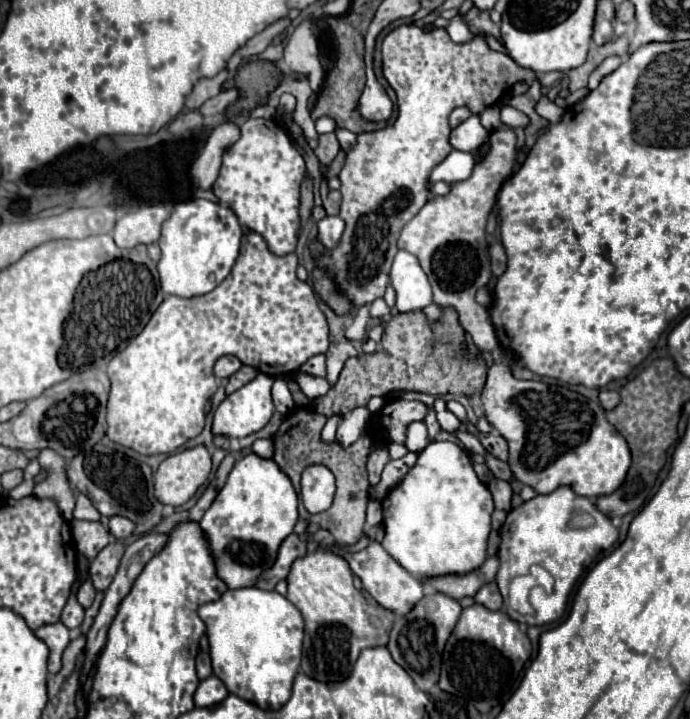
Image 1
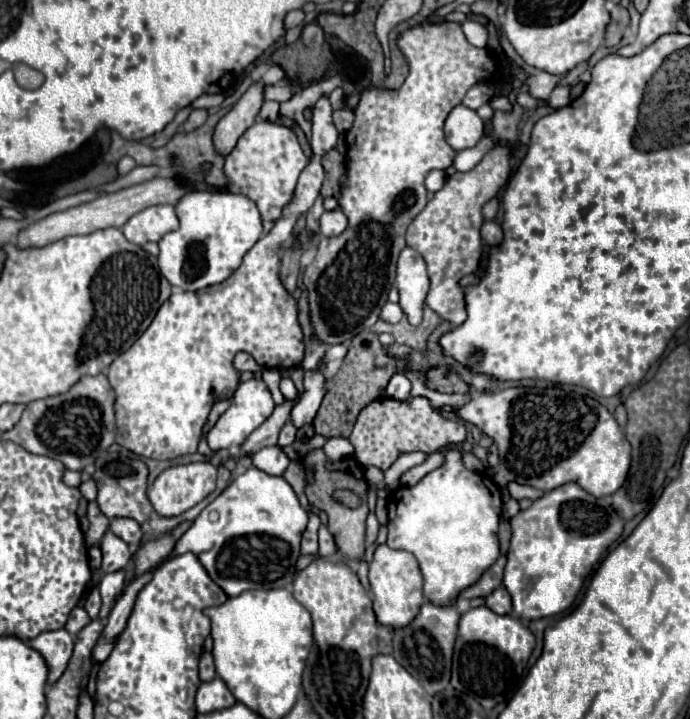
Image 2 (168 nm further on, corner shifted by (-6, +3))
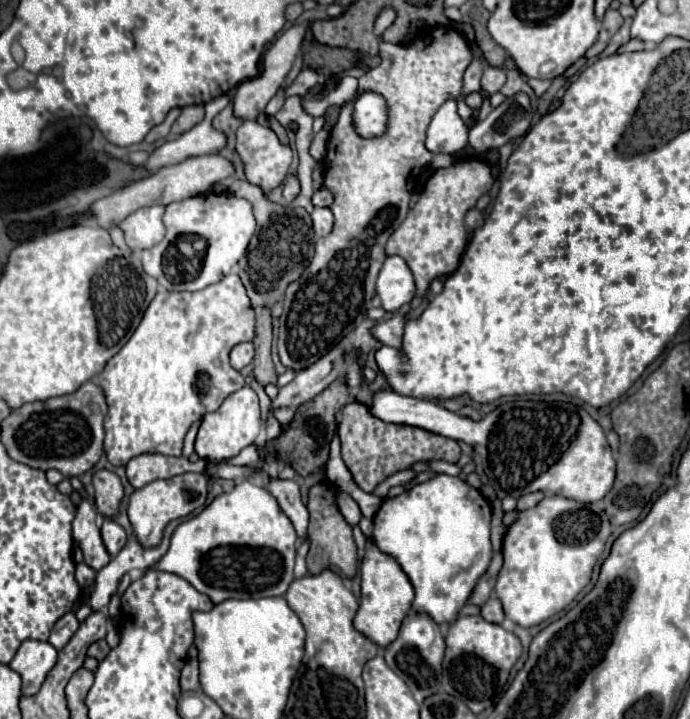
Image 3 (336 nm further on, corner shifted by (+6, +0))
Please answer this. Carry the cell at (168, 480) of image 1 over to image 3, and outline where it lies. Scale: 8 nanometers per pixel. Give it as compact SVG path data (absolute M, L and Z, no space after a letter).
M184 473L176 475L172 479L158 479L142 489L134 491L128 499L128 519L132 525L132 531L142 547L156 547L162 541L164 527L174 521L182 519L194 511L198 511L206 503L206 489L208 479L202 473Z

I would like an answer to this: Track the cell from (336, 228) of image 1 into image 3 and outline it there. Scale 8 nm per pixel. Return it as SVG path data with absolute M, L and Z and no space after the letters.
M314 207L312 221L314 221L314 233L318 237L324 237L324 235L328 235L332 231L334 217L332 217L332 211L328 207Z

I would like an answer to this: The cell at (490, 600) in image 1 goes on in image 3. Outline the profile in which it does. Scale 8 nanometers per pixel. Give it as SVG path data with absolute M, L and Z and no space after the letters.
M492 595L488 599L488 603L484 603L482 607L482 617L490 623L502 623L504 621L504 611L502 611L502 603L496 595Z

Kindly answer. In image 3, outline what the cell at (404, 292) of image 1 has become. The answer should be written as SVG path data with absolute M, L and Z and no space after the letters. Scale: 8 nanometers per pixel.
M392 255L384 261L376 281L376 293L382 299L382 307L390 313L412 301L416 295L414 277L402 257Z

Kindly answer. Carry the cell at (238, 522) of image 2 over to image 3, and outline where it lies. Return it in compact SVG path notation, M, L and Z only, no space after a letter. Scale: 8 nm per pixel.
M242 481L234 487L232 493L222 493L216 497L200 515L180 523L172 535L168 553L154 567L184 577L200 593L208 595L212 603L222 603L226 599L274 597L284 595L294 579L292 569L296 557L296 539L296 531L290 519L280 511L276 499L266 489L252 485L250 481Z

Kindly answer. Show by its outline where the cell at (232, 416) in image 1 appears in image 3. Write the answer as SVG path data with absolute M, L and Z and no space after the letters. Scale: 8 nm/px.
M242 387L240 391L232 393L216 411L208 413L202 419L194 449L196 449L200 459L228 461L228 459L236 457L244 447L252 445L256 441L260 429L262 429L262 419L260 419L258 395L250 387Z

